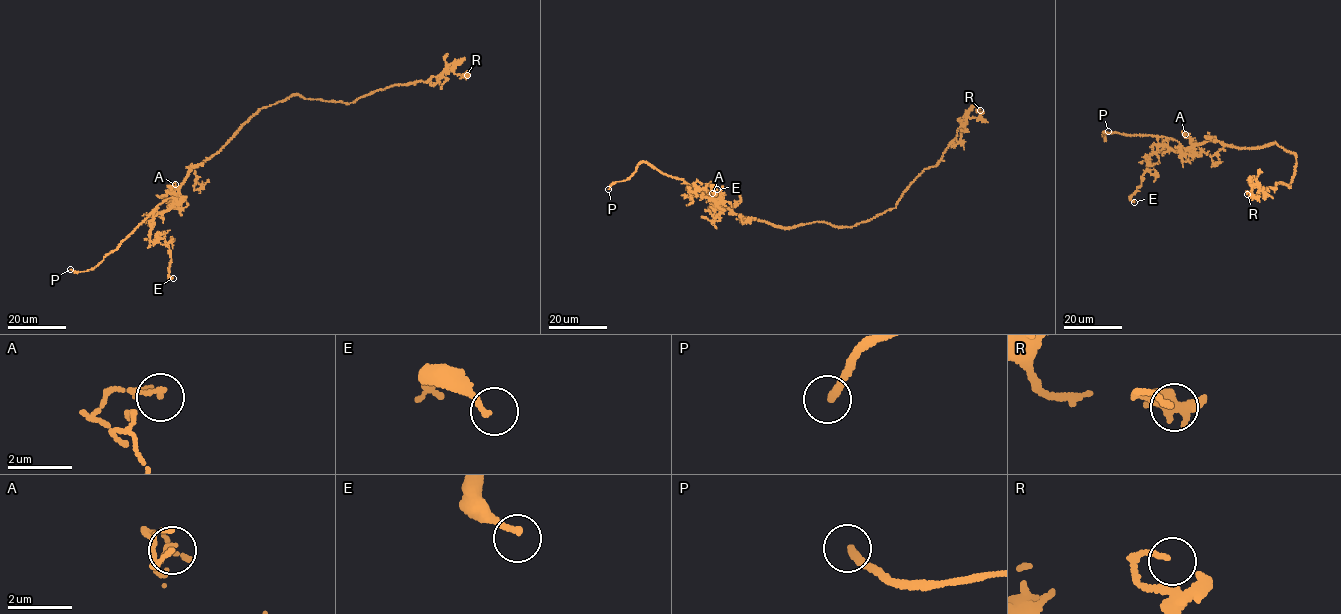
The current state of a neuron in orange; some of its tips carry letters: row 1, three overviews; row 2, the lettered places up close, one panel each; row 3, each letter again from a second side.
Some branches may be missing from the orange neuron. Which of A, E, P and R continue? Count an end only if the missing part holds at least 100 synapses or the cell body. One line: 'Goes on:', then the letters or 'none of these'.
Goes on: P

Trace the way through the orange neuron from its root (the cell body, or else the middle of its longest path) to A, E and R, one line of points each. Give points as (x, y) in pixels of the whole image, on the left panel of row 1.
A: (243, 123), (217, 152), (191, 169), (175, 199), (169, 186), (175, 184)
E: (243, 123), (217, 152), (193, 166), (173, 205), (155, 215), (150, 240), (168, 247), (168, 274), (173, 278)
R: (243, 123), (260, 109), (296, 94), (348, 103), (394, 85), (425, 82), (450, 68), (455, 73), (467, 75)

